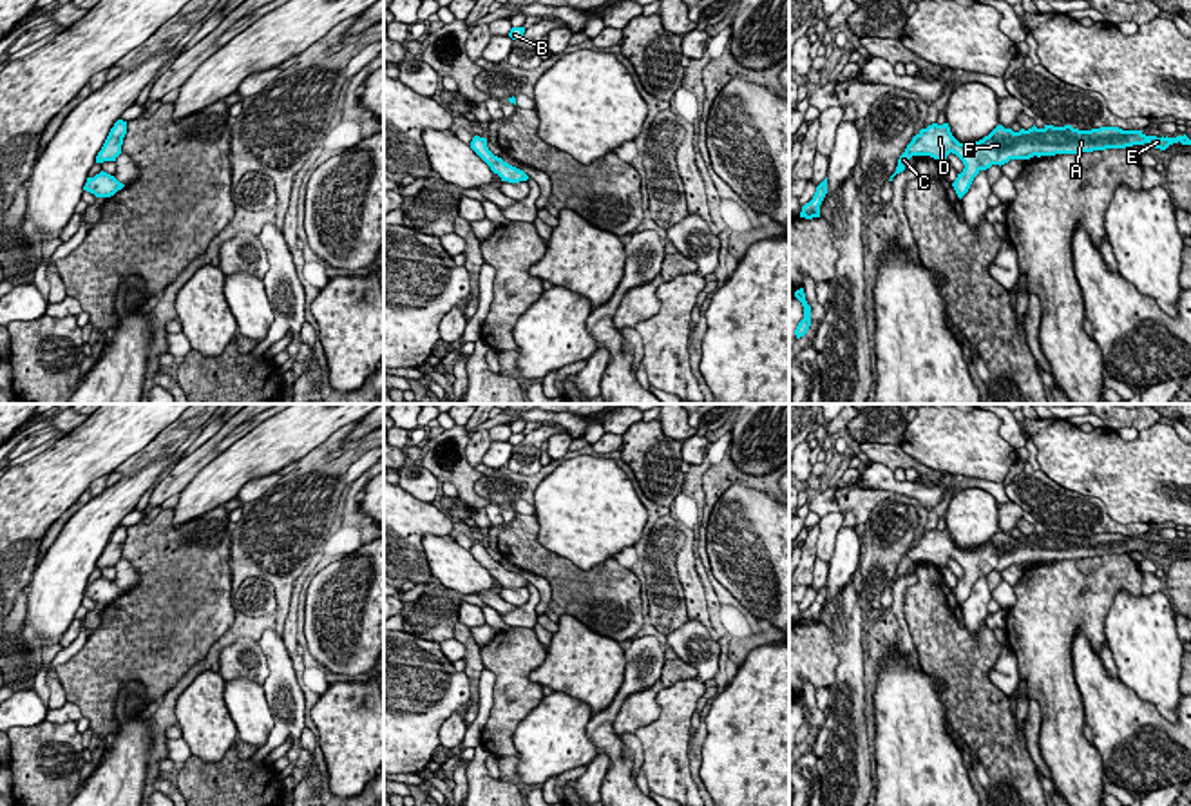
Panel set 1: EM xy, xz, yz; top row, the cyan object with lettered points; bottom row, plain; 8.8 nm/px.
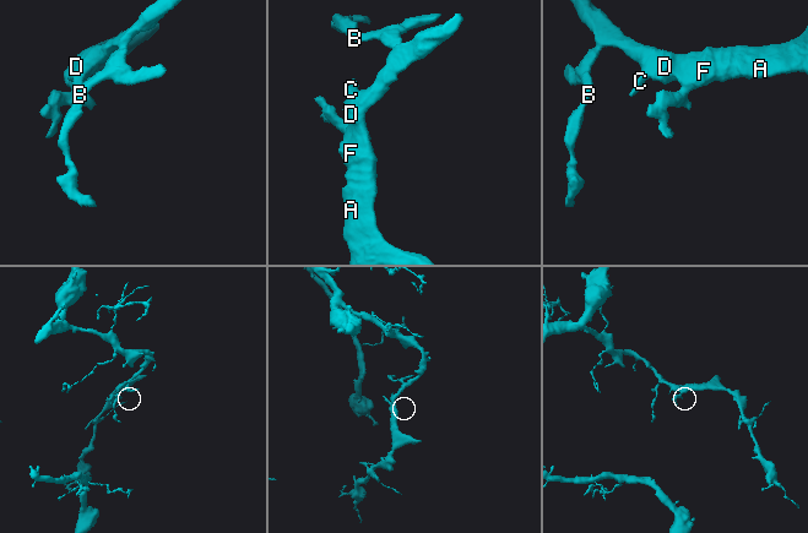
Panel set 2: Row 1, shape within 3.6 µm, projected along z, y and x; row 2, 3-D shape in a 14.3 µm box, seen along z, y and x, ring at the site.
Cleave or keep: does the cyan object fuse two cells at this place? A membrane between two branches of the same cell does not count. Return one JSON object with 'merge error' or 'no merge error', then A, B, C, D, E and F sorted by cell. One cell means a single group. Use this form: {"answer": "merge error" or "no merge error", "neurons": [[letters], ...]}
{"answer": "no merge error", "neurons": [["A", "B", "C", "D", "E", "F"]]}

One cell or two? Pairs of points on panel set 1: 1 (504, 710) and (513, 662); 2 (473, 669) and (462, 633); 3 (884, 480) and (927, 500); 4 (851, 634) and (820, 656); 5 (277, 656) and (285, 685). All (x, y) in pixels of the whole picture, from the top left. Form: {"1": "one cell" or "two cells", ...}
{"1": "one cell", "2": "one cell", "3": "one cell", "4": "two cells", "5": "one cell"}

